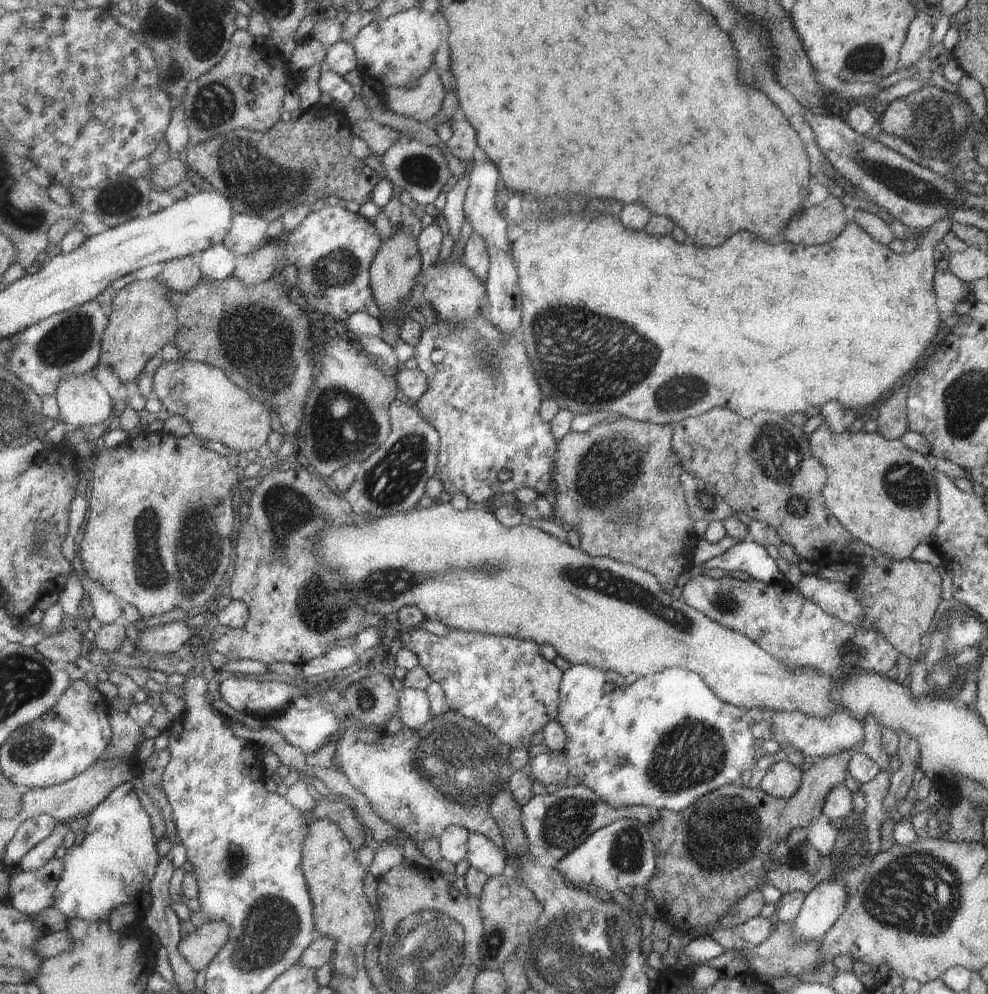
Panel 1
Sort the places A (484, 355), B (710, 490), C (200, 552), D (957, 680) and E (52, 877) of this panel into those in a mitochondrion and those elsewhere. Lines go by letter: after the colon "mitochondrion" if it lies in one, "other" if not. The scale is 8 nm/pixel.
A: mitochondrion
B: other
C: mitochondrion
D: other
E: other

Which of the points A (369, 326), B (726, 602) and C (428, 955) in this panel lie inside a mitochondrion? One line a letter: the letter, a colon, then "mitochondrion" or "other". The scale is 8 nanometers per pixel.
A: other
B: mitochondrion
C: mitochondrion

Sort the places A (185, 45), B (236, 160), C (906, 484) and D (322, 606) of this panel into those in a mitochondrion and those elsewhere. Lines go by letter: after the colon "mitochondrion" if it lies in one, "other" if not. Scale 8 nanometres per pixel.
A: mitochondrion
B: mitochondrion
C: mitochondrion
D: mitochondrion

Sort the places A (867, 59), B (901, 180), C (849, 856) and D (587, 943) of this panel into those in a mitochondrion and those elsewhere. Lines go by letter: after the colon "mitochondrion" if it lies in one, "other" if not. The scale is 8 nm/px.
A: mitochondrion
B: mitochondrion
C: mitochondrion
D: mitochondrion

